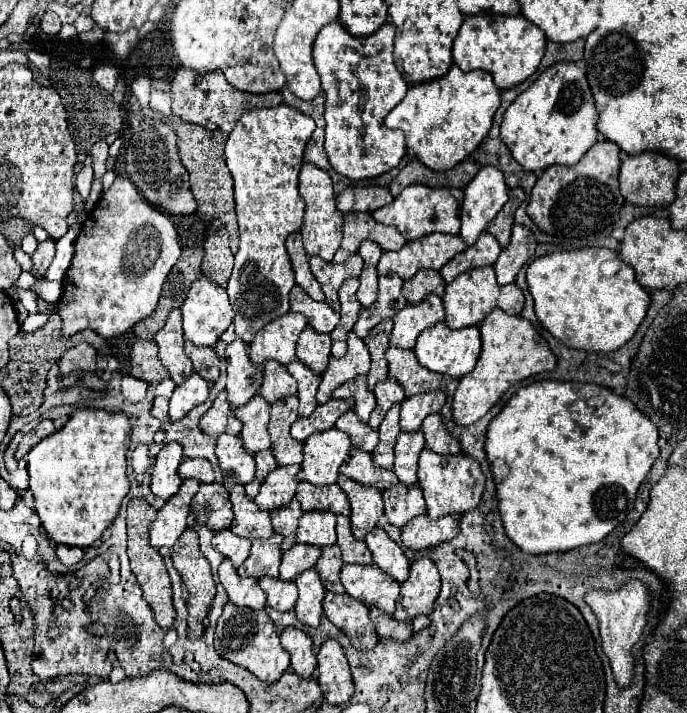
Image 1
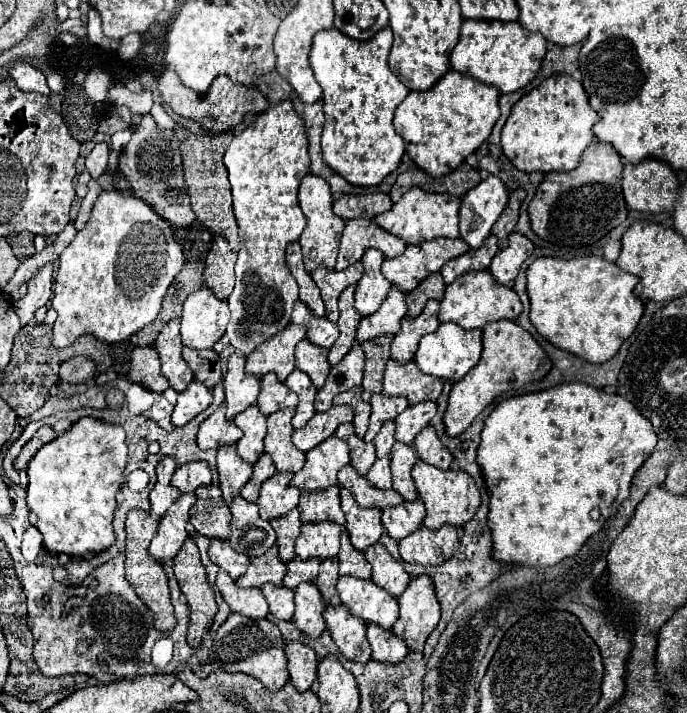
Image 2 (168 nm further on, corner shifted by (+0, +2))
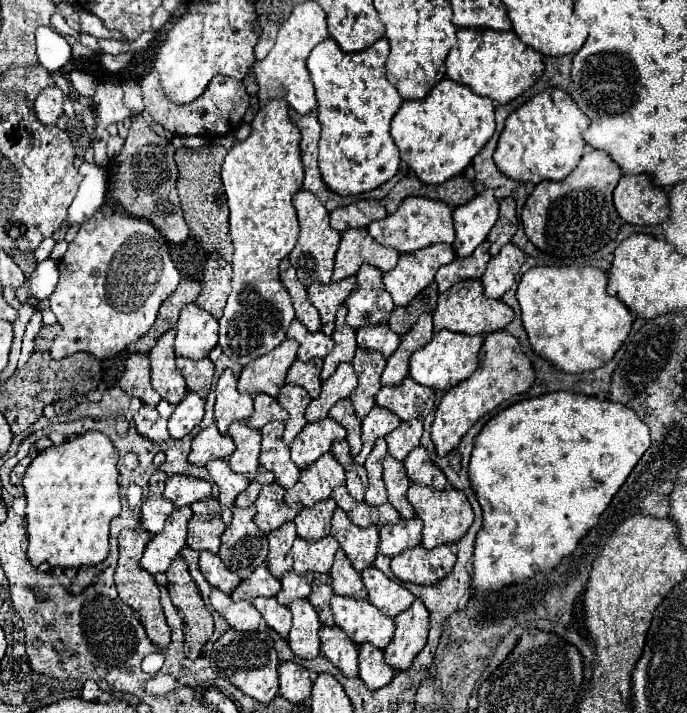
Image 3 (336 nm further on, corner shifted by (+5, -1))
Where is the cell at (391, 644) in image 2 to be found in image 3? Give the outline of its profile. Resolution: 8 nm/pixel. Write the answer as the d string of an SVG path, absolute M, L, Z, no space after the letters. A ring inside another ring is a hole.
M362 644L358 648L358 652L360 652L360 656L358 656L358 668L360 668L362 682L370 690L378 690L378 688L386 686L392 680L394 670L384 662L382 650L374 648L372 644Z

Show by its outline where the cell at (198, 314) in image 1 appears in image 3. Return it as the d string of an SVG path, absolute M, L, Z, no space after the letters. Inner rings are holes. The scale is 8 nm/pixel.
M188 304L180 312L176 324L174 354L190 360L202 360L218 344L218 320L196 304Z

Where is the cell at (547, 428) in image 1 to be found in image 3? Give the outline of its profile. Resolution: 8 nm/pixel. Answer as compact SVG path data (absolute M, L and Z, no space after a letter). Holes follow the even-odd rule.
M550 392L538 398L528 398L528 400L520 400L504 410L500 410L494 418L490 418L486 422L486 426L480 430L480 434L476 436L474 442L474 450L472 450L472 458L470 458L470 466L468 466L468 476L470 476L470 484L476 492L476 498L482 506L483 524L476 536L476 544L474 544L474 572L472 572L472 598L476 600L484 600L490 592L498 592L504 586L510 584L518 584L518 582L526 582L528 578L534 578L538 572L550 572L554 570L564 556L570 556L574 552L574 548L578 546L578 542L588 534L590 528L594 528L600 520L600 514L608 508L610 500L614 498L614 494L620 490L620 486L626 482L628 474L632 472L632 468L636 466L636 462L642 458L642 454L648 450L650 446L650 430L648 426L636 416L634 410L610 402L610 400L598 400L594 396L586 396L586 394L572 394L572 392Z

